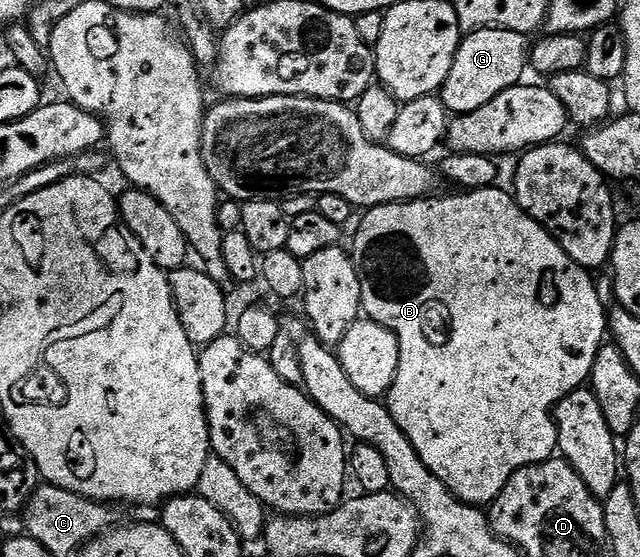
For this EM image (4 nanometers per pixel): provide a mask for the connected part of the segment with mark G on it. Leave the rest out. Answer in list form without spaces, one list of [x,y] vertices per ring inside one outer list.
[[[484,27],[478,31],[468,32],[462,38],[459,49],[455,53],[455,61],[451,65],[451,73],[447,73],[447,81],[442,85],[439,97],[443,105],[449,110],[450,116],[456,117],[475,113],[475,109],[483,109],[487,101],[495,101],[499,93],[518,86],[525,75],[525,67],[531,63],[531,39],[524,31],[508,31],[502,27]]]

